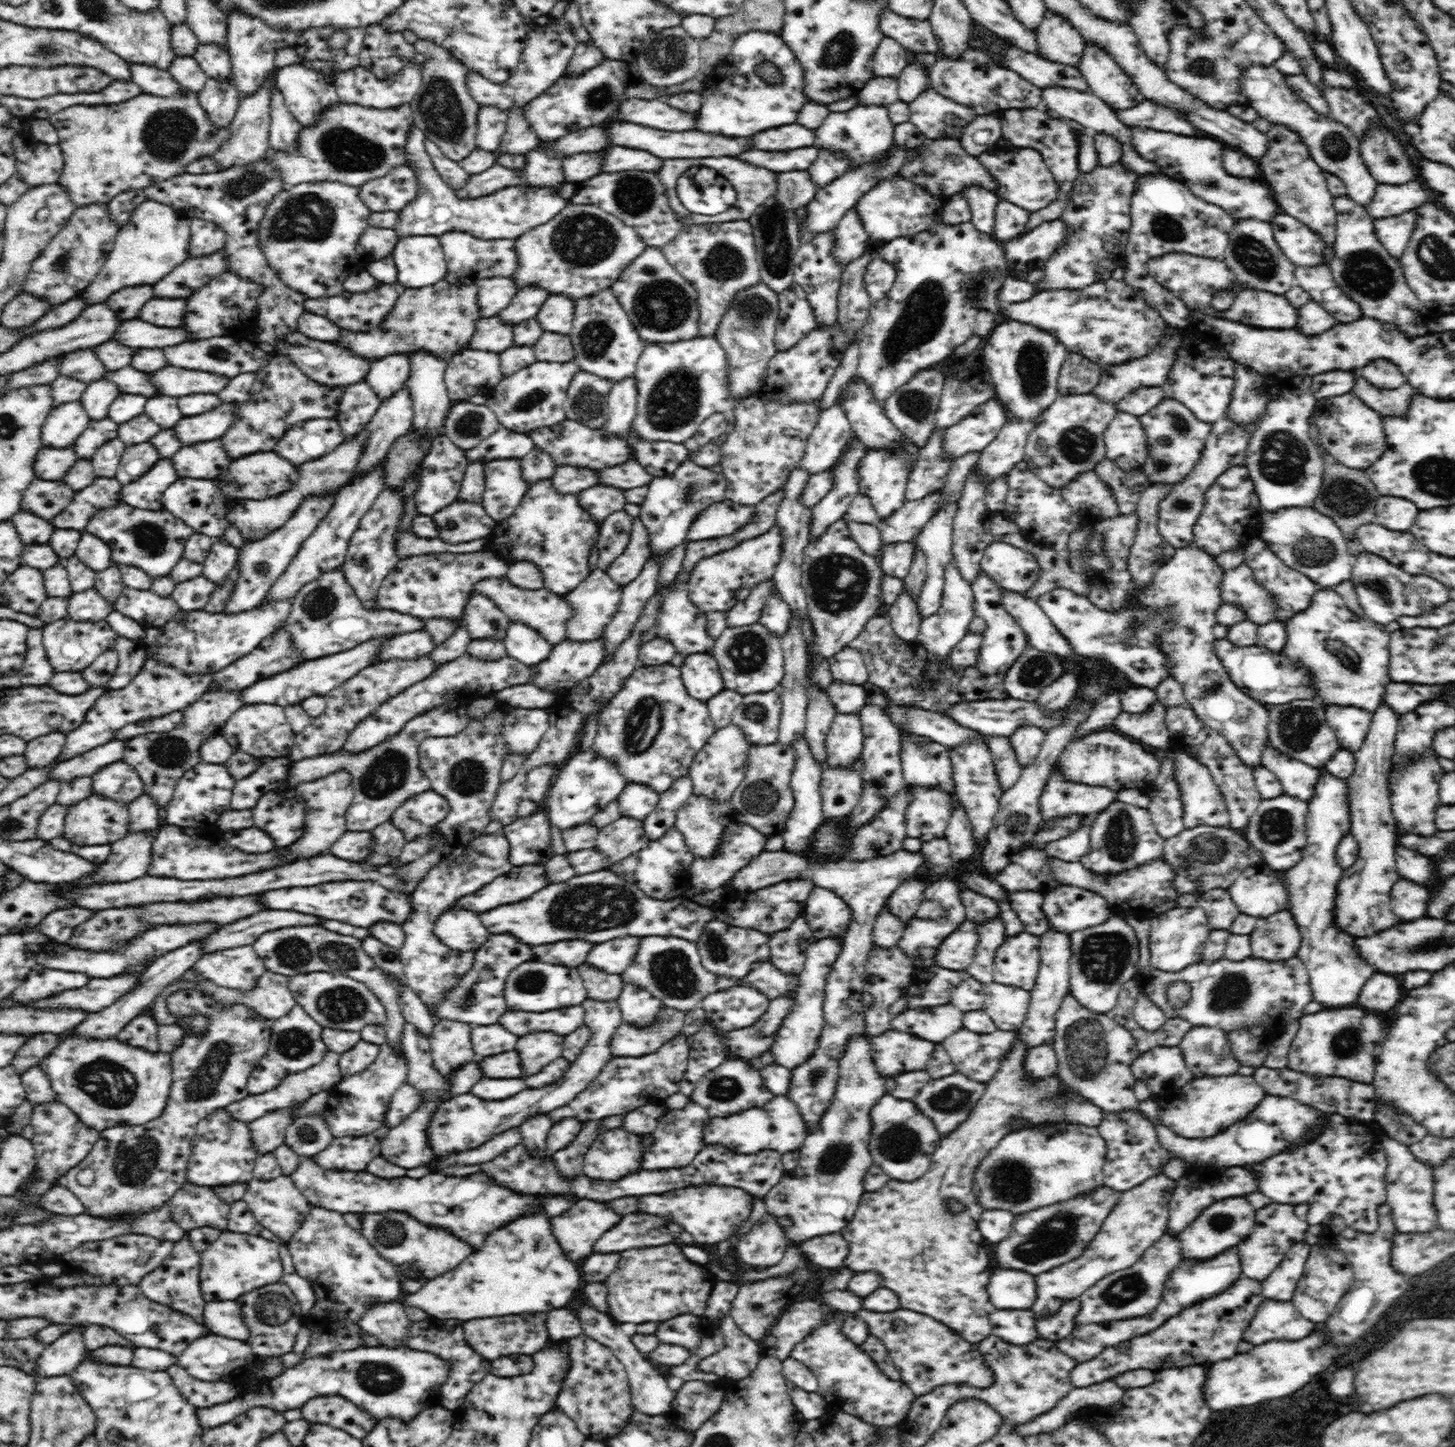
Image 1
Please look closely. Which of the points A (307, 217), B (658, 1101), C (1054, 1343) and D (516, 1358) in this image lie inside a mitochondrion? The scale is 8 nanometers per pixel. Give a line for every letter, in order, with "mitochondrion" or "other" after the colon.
A: mitochondrion
B: other
C: other
D: other

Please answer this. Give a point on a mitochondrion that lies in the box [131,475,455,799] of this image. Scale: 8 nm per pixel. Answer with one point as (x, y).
(168, 753)

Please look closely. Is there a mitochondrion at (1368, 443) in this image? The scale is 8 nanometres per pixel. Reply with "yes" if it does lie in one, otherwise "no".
yes

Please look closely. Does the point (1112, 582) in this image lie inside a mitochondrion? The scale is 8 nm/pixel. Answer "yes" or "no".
no

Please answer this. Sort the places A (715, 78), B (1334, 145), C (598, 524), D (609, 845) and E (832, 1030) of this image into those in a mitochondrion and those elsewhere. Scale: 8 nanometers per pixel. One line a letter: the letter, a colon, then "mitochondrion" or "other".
A: other
B: mitochondrion
C: other
D: other
E: other

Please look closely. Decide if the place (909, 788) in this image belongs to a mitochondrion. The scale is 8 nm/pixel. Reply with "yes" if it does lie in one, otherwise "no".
no

